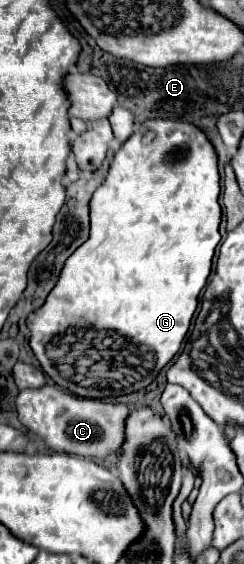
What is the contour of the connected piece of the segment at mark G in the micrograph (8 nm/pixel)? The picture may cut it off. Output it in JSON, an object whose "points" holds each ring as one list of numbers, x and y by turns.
{"points":[[149,119,145,121,117,151,107,179,95,189,91,201,89,201,89,215,91,215,91,231,89,239,75,249,75,253,65,261,61,275,57,279,57,285,51,289,47,295,45,303,35,309,27,317,27,327,31,329,31,349,35,357,39,359,43,371,65,391,77,395,77,397,87,397,87,399,107,399,107,397,117,397,117,395,127,395,133,391,139,391,147,387,157,373,173,359,173,355,179,351,183,337,189,331,191,317,197,309,197,297,201,289,207,283,207,277,211,273,211,259,215,253,215,247,221,239,219,235,219,221,221,221,221,207,217,203,219,199,219,169,217,169,217,153,209,139,201,133,201,129,195,129,191,123,183,121,169,121,169,119]]}

